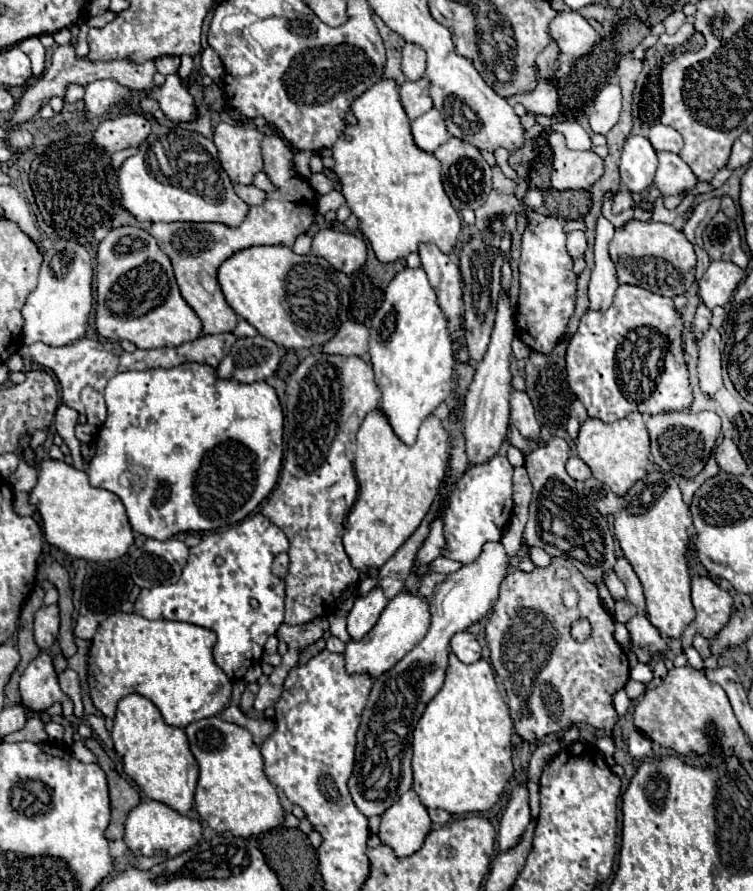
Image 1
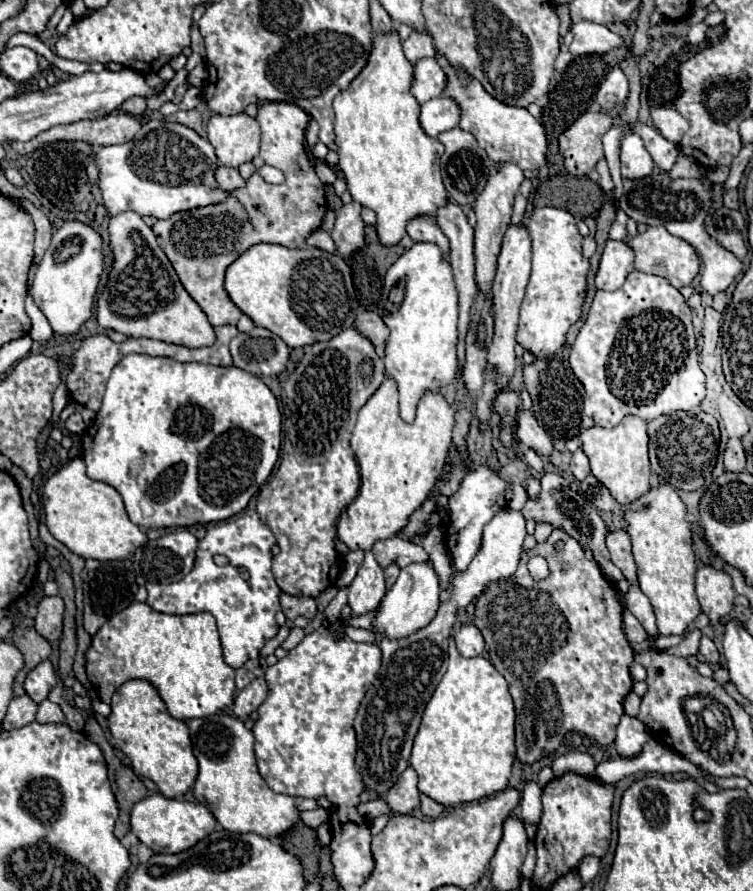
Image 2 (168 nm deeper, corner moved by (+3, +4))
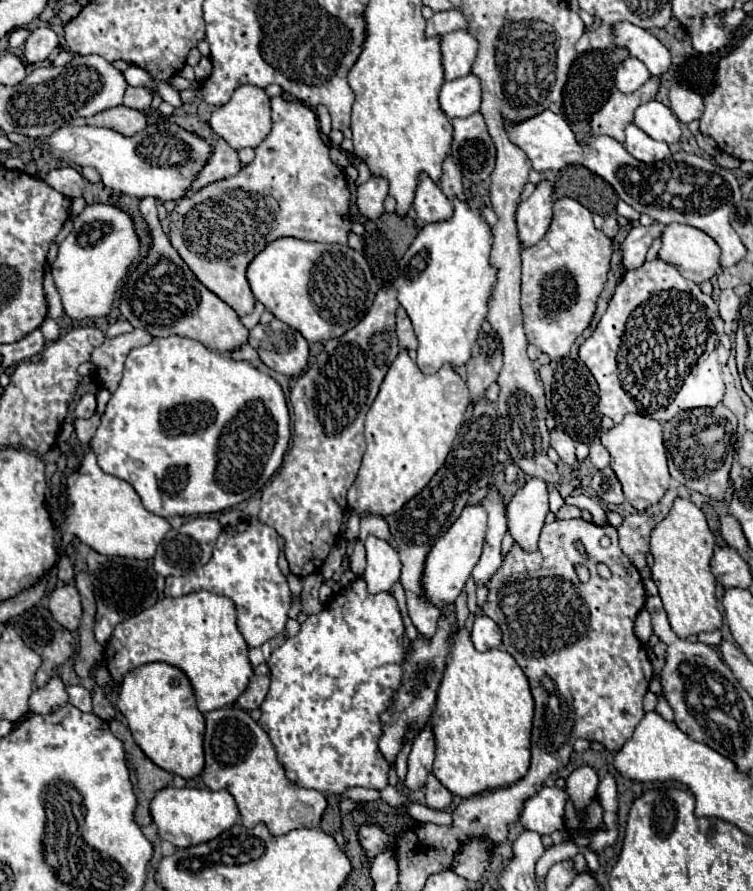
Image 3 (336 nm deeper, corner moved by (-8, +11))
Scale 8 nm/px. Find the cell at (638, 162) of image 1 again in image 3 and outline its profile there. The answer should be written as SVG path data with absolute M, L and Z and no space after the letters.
M628 125L626 127L624 149L634 159L638 159L642 163L656 163L656 161L662 161L662 159L666 159L670 155L670 149L668 149L666 143L654 141L642 129L638 129L636 125Z

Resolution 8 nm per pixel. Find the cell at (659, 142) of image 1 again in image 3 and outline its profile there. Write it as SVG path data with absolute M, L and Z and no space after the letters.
M674 85L668 93L670 99L670 109L672 113L682 121L682 123L692 123L696 119L702 117L704 113L704 105L702 105L702 97L694 91L690 91L684 85Z

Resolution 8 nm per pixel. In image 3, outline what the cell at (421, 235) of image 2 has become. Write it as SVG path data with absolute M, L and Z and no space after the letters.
M426 175L420 177L420 183L416 187L416 199L414 199L414 211L420 221L434 223L434 221L448 221L452 219L452 203L444 197L440 187L432 183Z

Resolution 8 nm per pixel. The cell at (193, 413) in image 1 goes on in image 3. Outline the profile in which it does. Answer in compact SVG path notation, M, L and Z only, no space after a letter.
M172 335L166 339L154 339L150 345L132 349L128 353L120 387L112 393L112 397L108 401L108 407L102 415L102 423L98 425L98 431L96 431L94 439L90 441L90 449L96 453L98 465L104 473L110 473L110 475L120 477L126 483L130 483L136 489L136 493L140 495L142 505L150 513L170 519L174 515L180 515L180 517L210 515L210 513L218 513L218 511L230 509L230 507L246 501L258 489L262 489L264 483L276 473L276 469L280 467L282 457L288 449L288 441L290 441L290 413L286 407L286 397L284 397L282 387L268 373L258 371L248 361L234 361L234 359L226 357L224 353L210 351L198 341Z

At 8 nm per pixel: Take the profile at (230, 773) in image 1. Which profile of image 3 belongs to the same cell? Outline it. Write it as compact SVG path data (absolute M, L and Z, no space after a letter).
M222 707L206 713L204 717L206 767L202 771L202 781L212 791L224 789L234 797L244 827L266 823L274 835L286 835L288 831L304 827L318 827L326 809L324 795L314 789L298 787L286 779L284 769L276 759L274 745L248 711L240 707Z

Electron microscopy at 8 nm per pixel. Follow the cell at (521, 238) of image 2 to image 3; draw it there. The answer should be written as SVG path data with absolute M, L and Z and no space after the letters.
M540 181L536 191L520 203L516 211L518 237L522 247L536 245L548 231L552 221L552 185L548 181Z

